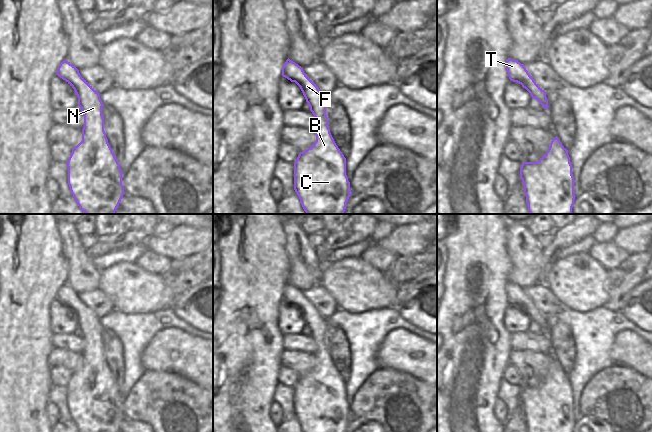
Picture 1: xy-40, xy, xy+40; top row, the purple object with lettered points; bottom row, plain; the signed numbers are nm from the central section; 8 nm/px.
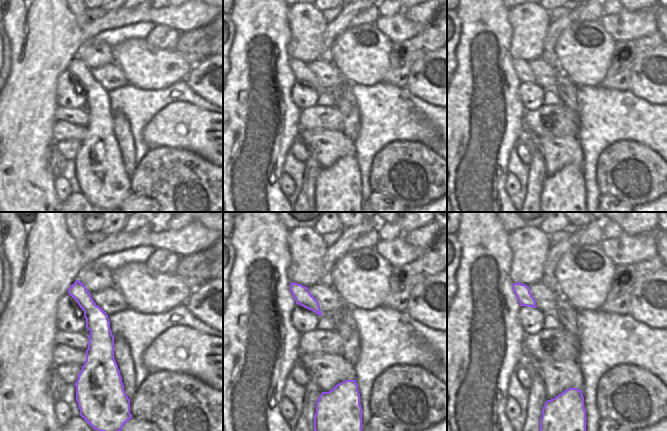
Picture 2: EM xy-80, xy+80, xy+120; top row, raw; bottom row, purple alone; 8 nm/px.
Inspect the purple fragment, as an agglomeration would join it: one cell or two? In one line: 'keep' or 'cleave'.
keep

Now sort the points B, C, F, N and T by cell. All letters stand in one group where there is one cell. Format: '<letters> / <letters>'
B C F N T

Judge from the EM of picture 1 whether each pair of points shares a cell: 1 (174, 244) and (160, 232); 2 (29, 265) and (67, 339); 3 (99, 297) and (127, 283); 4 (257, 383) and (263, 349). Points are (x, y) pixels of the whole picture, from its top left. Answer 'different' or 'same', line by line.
1: different
2: different
3: different
4: same

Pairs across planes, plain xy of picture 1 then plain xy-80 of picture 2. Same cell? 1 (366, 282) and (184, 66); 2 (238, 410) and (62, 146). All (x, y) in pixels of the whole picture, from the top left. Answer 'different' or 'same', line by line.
1: same
2: different

